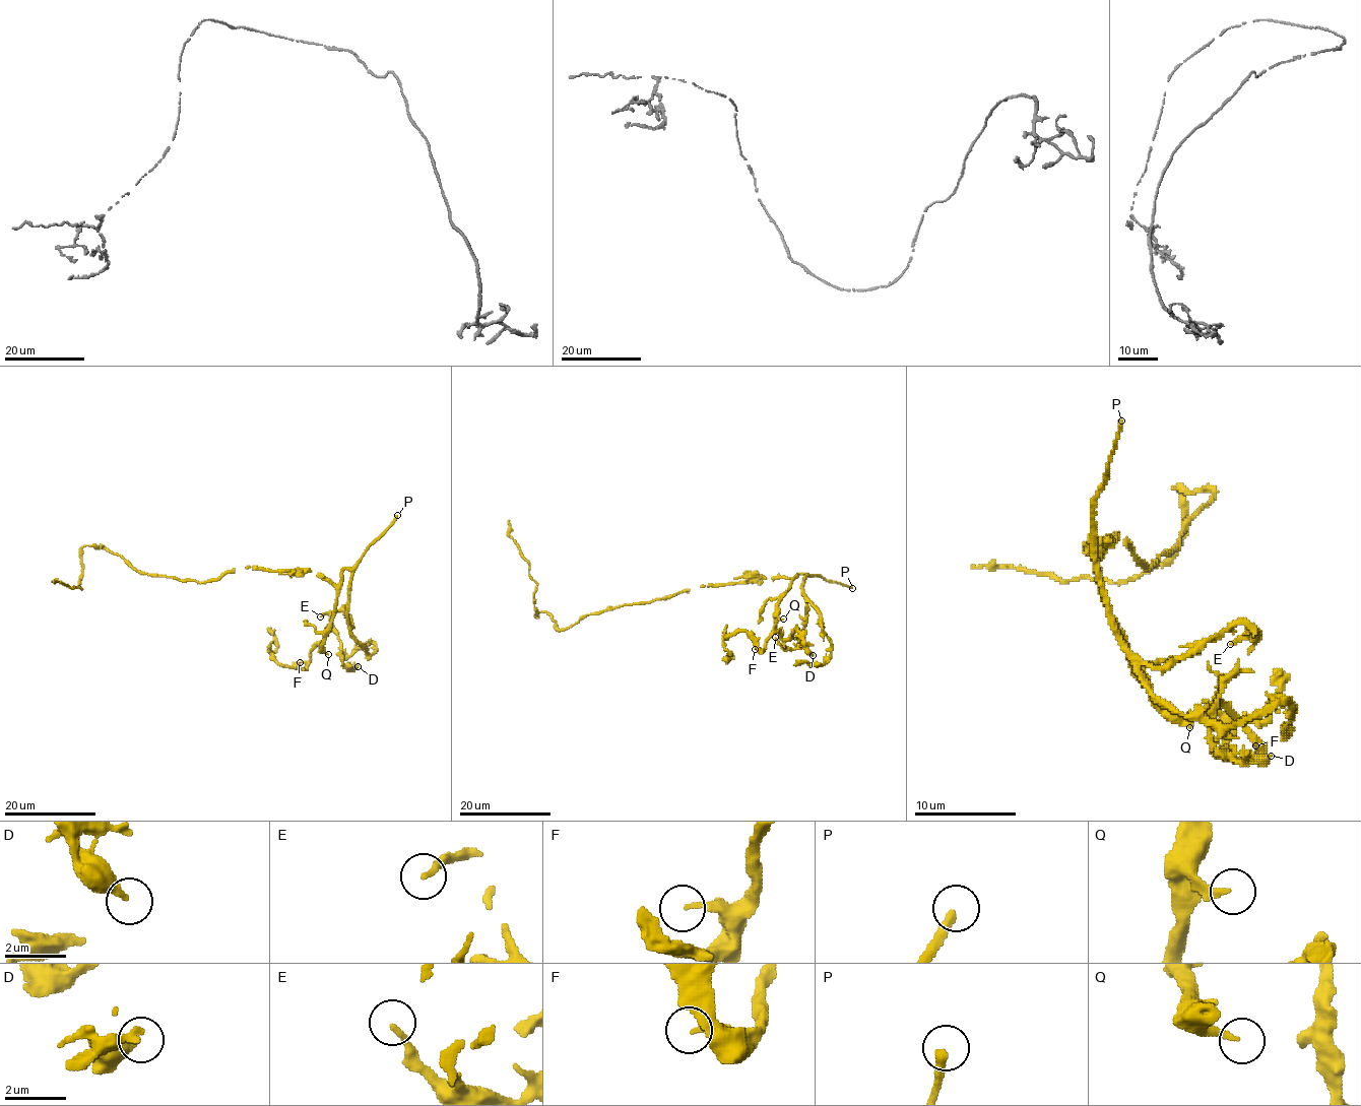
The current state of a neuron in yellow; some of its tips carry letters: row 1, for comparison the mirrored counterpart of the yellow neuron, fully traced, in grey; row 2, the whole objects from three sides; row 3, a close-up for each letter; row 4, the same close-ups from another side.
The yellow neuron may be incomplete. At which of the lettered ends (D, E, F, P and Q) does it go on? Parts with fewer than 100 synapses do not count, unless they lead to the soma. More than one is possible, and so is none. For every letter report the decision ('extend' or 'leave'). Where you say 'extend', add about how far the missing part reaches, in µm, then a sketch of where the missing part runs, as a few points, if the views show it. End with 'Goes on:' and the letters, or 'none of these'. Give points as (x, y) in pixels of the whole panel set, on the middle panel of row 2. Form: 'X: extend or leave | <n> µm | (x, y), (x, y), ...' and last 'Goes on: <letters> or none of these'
D: leave
E: leave
F: leave
P: extend | 250 µm
Q: leave
Goes on: P

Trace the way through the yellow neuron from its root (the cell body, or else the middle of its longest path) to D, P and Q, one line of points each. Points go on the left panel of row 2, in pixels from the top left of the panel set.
D: (246, 568), (322, 575), (336, 590), (336, 608), (321, 648), (331, 630), (340, 660), (358, 666)
P: (246, 568), (305, 571), (323, 575), (337, 584), (340, 573), (357, 563), (397, 515)
Q: (246, 568), (311, 572), (322, 575), (335, 588), (336, 608), (329, 633), (322, 643), (322, 652), (328, 654)

